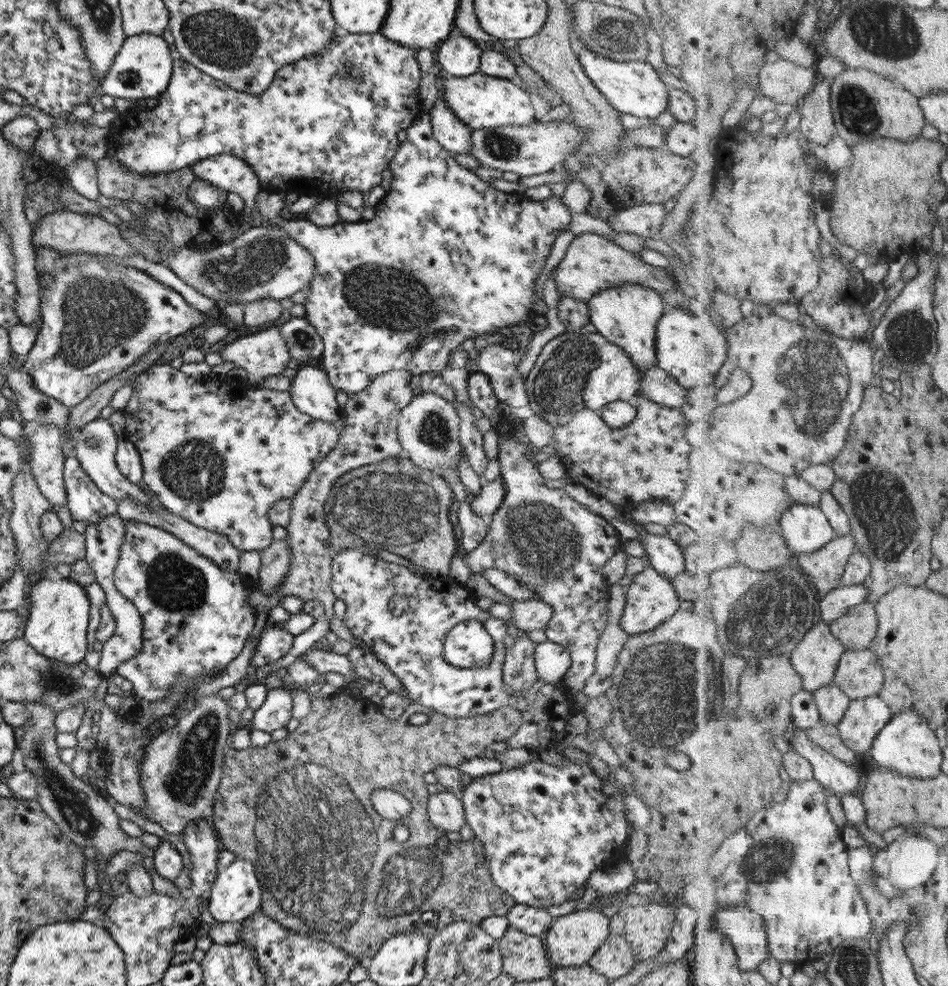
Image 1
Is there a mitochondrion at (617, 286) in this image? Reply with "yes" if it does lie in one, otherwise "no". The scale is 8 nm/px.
no

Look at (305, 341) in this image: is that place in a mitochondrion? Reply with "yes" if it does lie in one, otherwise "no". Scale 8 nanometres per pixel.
yes

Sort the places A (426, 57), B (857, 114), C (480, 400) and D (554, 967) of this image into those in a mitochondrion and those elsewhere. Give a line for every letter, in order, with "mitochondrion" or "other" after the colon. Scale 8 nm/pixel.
A: other
B: mitochondrion
C: other
D: other

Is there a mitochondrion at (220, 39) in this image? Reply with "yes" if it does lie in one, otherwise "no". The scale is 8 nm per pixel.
yes

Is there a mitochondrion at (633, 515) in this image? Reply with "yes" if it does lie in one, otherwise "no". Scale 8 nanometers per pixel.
no

